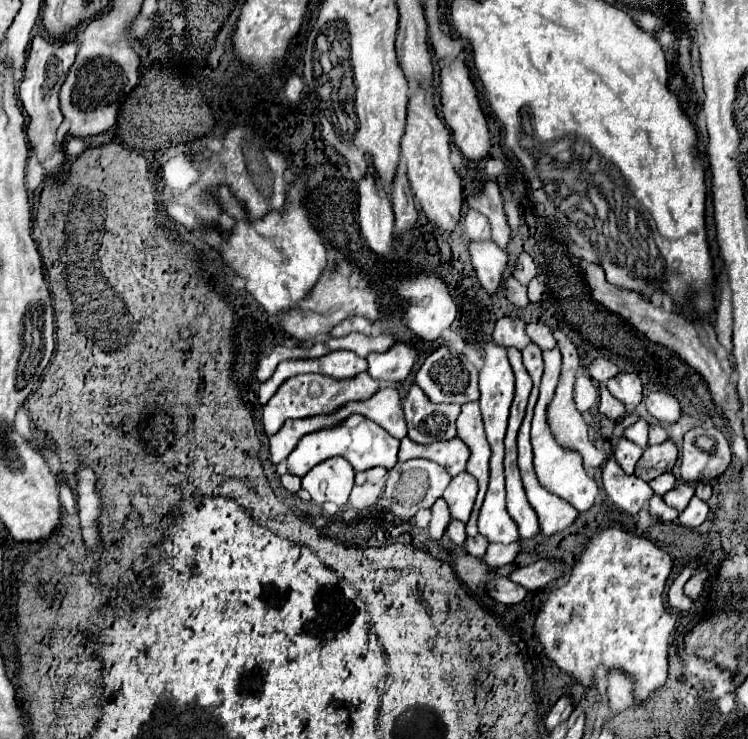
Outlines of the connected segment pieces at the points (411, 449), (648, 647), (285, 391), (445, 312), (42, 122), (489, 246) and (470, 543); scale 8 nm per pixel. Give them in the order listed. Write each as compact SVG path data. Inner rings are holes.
M405 436L401 440L401 448L399 448L399 462L411 460L411 458L433 460L433 462L441 464L443 468L447 468L447 472L451 476L457 476L459 472L463 472L467 468L469 448L457 436L447 442L441 440L441 442L433 442L433 444L417 444L409 436Z
M619 528L599 532L585 546L569 582L553 588L541 604L535 630L545 656L583 686L593 686L597 664L621 668L637 682L635 700L649 698L667 680L667 638L653 638L653 630L677 626L661 598L671 568L673 558L653 542L629 536Z
M361 372L359 376L353 376L349 380L337 380L331 376L319 376L319 374L293 376L279 386L275 396L263 408L265 434L273 436L283 426L283 422L289 418L307 418L307 416L315 416L315 414L329 414L335 408L339 408L351 400L367 400L379 386L381 386L381 382L373 380L367 372Z
M419 276L407 282L409 306L403 314L405 324L423 340L437 340L457 316L457 306L439 278Z
M35 34L35 38L31 40L31 52L25 64L25 78L19 88L19 98L27 114L31 116L31 124L29 124L31 148L35 150L45 172L53 176L59 176L63 172L63 164L67 160L63 144L57 140L57 134L55 134L55 130L63 122L63 114L59 112L57 92L63 84L63 76L69 72L75 60L75 54L77 54L77 38L71 42L51 42L45 34Z
M491 240L471 242L469 252L471 252L471 262L475 266L475 272L479 274L481 286L487 290L487 294L499 292L505 282L507 266L509 266L507 252L501 250Z
M477 534L473 538L467 538L467 544L465 544L467 552L473 554L473 556L479 556L479 558L485 556L487 546L489 546L489 540L487 540L487 536L481 536L481 534Z

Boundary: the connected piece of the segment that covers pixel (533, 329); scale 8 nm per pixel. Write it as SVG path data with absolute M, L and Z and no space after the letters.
M535 322L535 324L527 324L527 334L531 336L531 340L535 344L539 344L543 350L551 350L557 346L557 340L553 338L553 328L543 324L543 322Z

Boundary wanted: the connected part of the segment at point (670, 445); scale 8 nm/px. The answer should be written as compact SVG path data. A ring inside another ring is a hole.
M665 440L659 446L647 446L635 466L635 476L649 482L663 472L671 472L677 462L677 446L673 440ZM647 454L647 458L643 458Z

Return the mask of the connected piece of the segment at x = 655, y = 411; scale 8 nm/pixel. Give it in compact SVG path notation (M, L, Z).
M651 392L645 402L647 402L649 414L655 416L659 422L669 422L669 424L673 424L673 422L677 422L677 420L681 418L681 414L683 414L679 402L677 402L673 396L665 394L665 392Z

